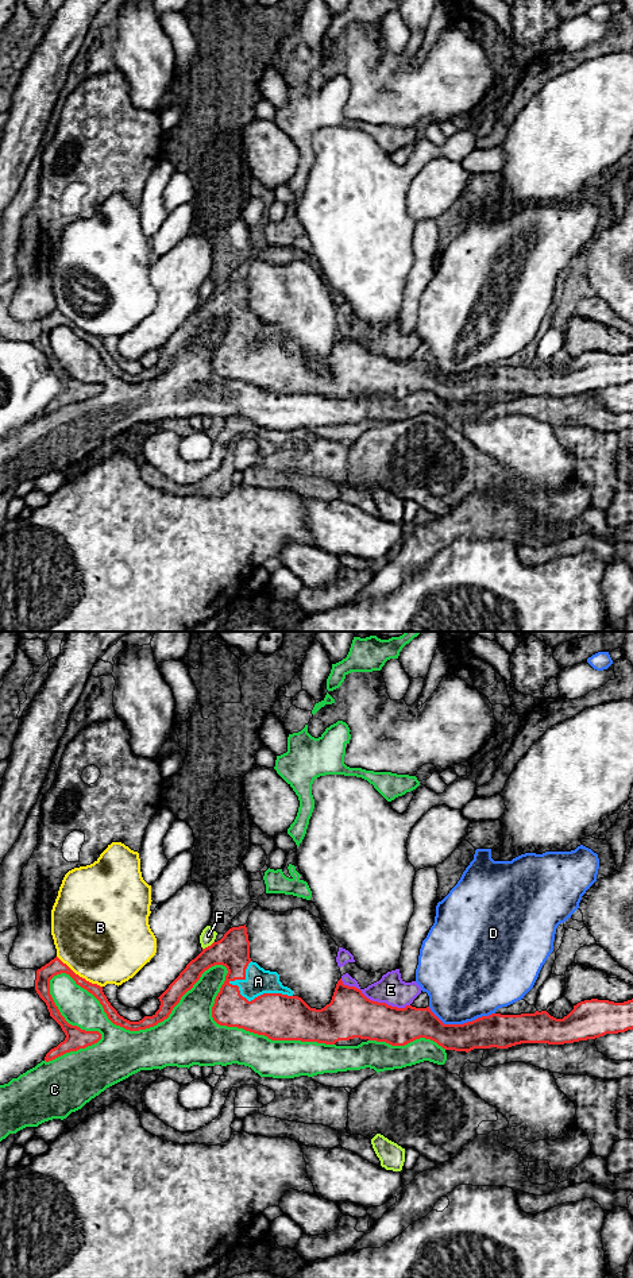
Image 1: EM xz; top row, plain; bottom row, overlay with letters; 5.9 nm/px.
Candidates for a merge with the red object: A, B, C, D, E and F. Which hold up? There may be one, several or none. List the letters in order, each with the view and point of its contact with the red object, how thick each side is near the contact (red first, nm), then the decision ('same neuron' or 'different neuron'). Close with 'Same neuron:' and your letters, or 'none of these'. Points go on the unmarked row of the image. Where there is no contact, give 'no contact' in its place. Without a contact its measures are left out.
A: contact xz (258, 348); calibres 280 and 160 nm; same neuron
B: contact xz (78, 328); calibres 100 and 500 nm; different neuron
C: contact xz (216, 316); calibres 200 and 170 nm; different neuron
D: contact xz (463, 375); calibres 200 and 460 nm; different neuron
E: contact xz (374, 354); calibres 280 and 170 nm; different neuron
F: contact xz (208, 298); calibres 200 and 90 nm; different neuron
Same neuron: A

